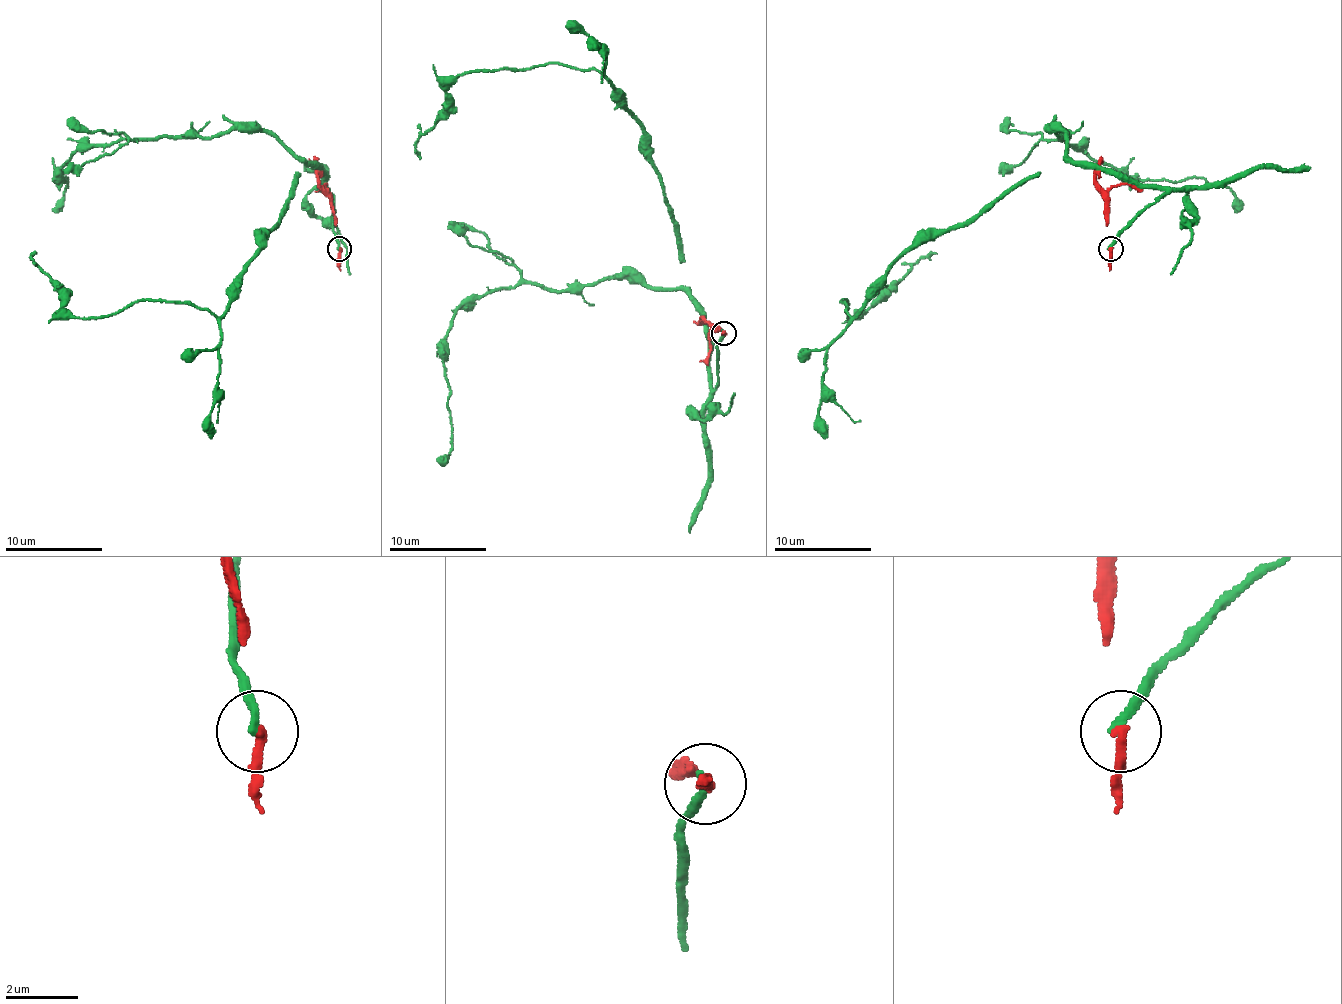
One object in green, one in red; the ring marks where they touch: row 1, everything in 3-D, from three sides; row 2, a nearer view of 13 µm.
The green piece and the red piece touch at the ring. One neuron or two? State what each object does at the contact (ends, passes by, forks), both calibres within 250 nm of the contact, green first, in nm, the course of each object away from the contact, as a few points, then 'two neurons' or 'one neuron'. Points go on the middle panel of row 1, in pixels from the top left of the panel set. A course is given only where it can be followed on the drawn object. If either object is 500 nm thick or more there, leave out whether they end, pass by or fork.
green ends | red ends | 240/280 nm | green via (723, 332), (713, 388), (650, 135), (596, 70), (463, 72), (417, 143), (419, 160) | red via (723, 332), (704, 318), (699, 323) | two neurons

